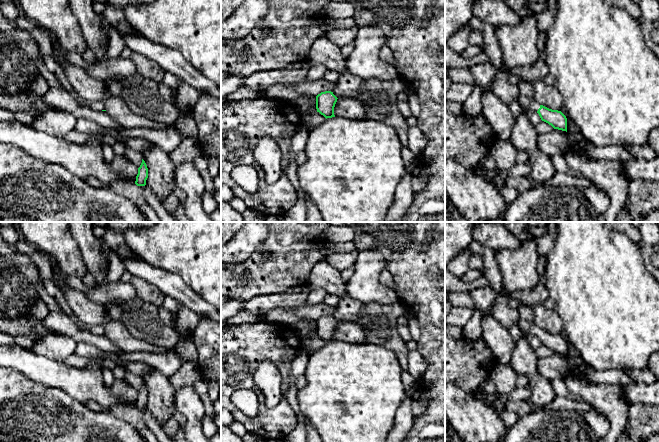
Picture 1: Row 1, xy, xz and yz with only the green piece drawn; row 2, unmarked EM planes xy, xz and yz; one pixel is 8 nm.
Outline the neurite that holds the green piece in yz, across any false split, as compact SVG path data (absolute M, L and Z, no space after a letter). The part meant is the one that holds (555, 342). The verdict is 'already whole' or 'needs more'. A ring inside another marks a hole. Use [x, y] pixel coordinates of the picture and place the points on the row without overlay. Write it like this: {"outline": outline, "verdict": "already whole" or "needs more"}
{"outline": "M521 318L516 322L516 325L527 334L536 335L541 344L551 349L554 353L567 356L567 342L561 335L549 333L534 322L528 322Z", "verdict": "needs more"}

